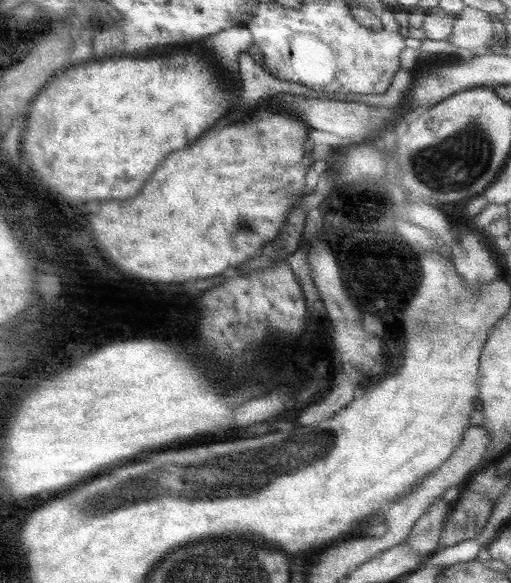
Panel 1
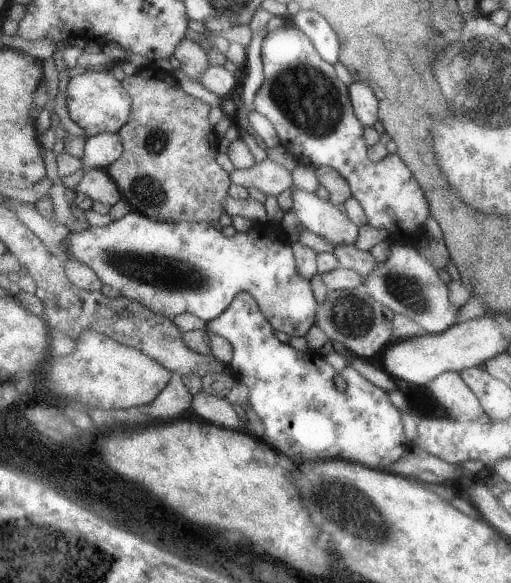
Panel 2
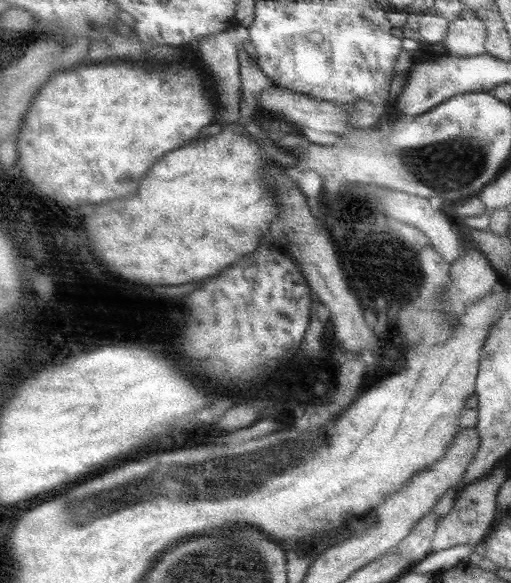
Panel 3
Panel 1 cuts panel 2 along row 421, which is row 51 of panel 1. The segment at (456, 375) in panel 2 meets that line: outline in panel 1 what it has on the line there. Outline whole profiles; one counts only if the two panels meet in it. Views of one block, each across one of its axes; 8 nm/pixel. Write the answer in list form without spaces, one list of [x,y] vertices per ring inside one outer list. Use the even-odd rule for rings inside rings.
[[[465,6],[454,18],[450,42],[466,52],[484,53],[492,42],[494,24],[488,13]]]

